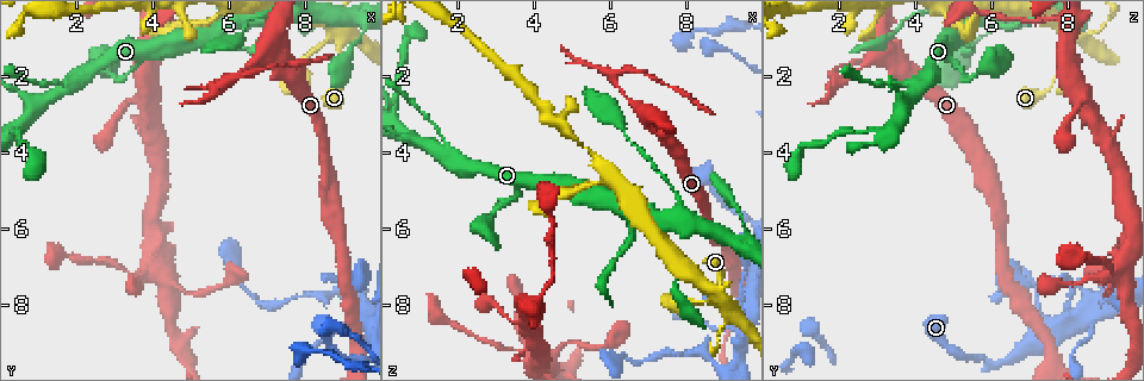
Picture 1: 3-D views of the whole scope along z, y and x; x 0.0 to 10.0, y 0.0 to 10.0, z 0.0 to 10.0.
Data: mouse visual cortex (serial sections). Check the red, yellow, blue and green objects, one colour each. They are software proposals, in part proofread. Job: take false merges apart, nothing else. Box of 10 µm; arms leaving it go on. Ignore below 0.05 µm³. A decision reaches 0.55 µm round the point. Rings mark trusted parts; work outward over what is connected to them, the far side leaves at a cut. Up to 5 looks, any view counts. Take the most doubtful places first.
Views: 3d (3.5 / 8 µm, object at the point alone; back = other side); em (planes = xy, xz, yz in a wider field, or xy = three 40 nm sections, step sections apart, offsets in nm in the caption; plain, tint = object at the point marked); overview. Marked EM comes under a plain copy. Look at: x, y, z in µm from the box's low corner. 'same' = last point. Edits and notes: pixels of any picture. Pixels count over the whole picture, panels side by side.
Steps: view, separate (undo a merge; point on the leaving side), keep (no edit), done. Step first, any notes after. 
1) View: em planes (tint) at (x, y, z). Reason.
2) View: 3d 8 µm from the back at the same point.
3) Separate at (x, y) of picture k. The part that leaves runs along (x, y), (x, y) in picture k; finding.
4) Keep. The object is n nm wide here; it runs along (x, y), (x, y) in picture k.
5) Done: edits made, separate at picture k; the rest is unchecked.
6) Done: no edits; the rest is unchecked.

View: 3d 8 µm at (6.15, 2.10, 2.15). Abrupt turn.

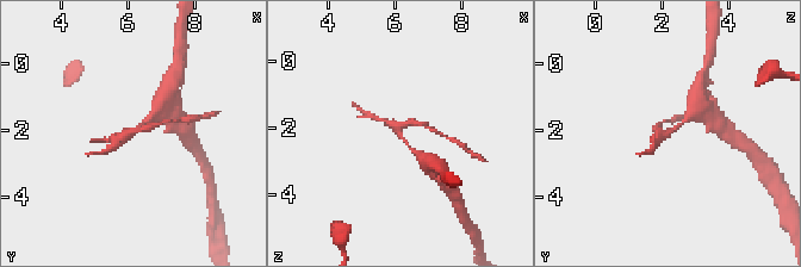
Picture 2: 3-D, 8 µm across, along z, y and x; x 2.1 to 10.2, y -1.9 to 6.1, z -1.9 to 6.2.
View: em xy step 5 (tint) at the same point.

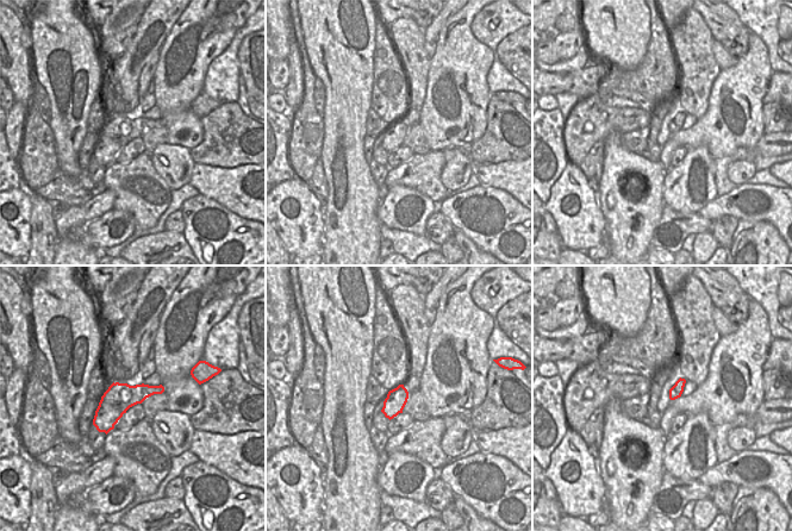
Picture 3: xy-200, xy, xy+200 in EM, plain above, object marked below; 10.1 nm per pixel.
Separate at (151, 125) of picture 2. A border runs along (101, 399), (128, 408) in picture 3; a second cell is stuck on.

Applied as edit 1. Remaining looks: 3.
View: 3d 3.5 µm at (7.85, 7.70, 9.25). Narrows sharply.

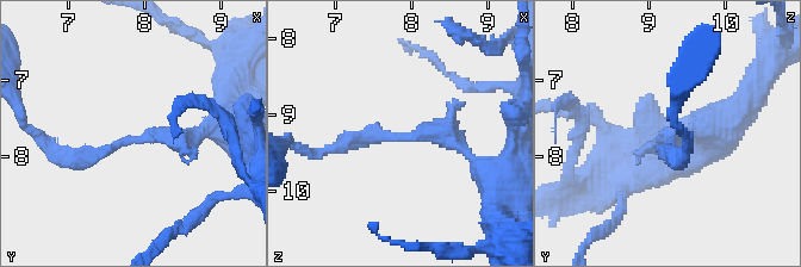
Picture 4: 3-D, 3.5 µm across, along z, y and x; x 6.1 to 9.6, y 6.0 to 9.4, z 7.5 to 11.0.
View: em xy step 2 (tint) at (7.85, 7.75, 9.35). The arms are 200, 200 nm wide.

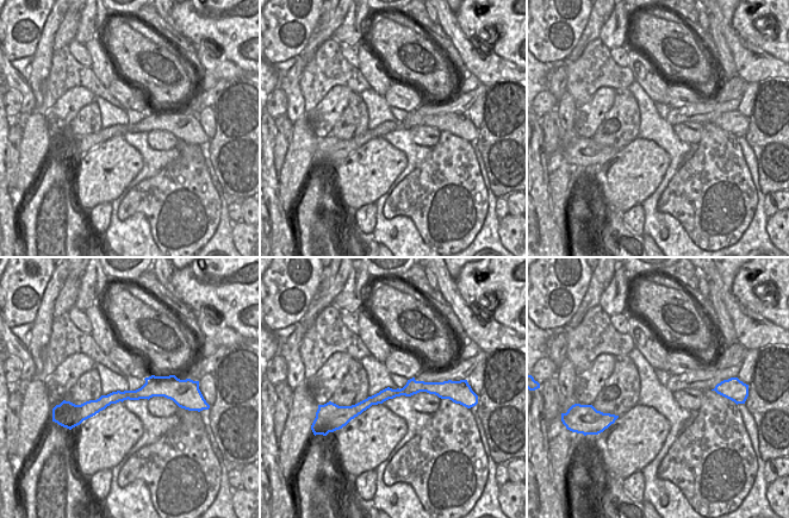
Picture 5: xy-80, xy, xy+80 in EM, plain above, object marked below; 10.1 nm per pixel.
Keep. Continuous, no second cell.

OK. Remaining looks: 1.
Done: edits made, separate at picture 2; the rest is unchecked.

